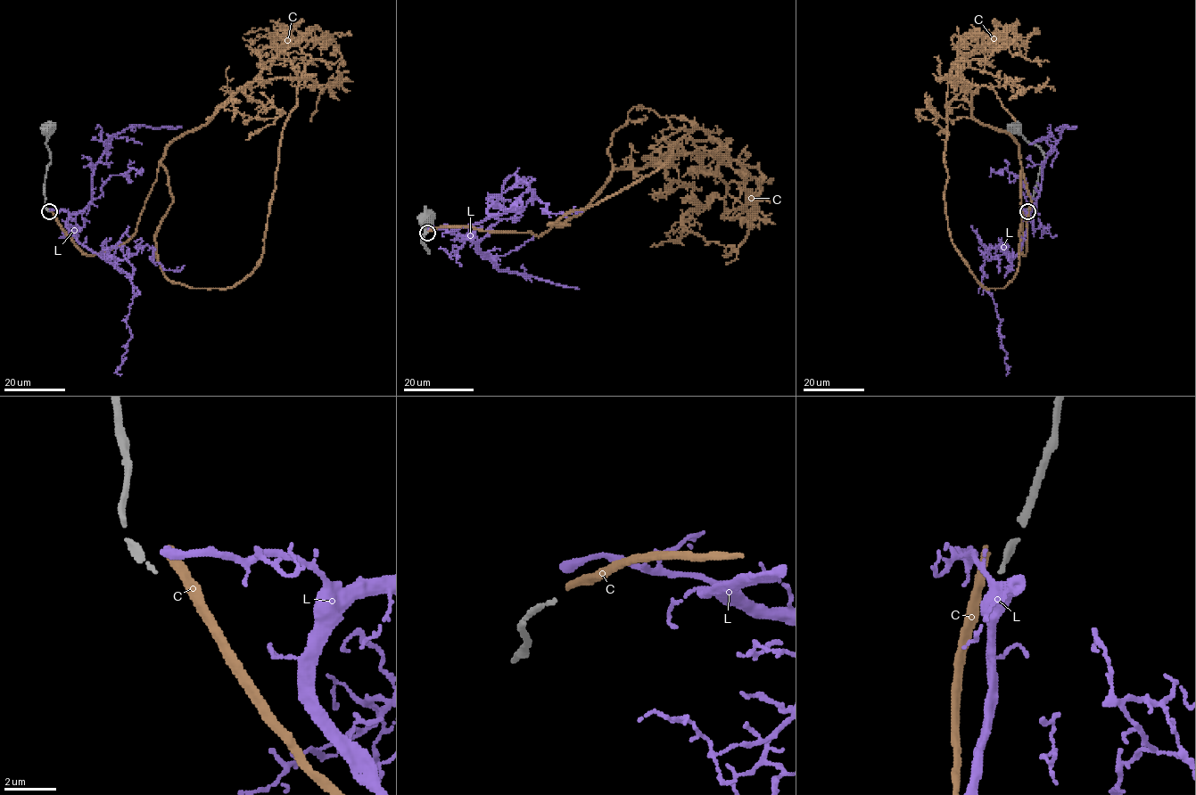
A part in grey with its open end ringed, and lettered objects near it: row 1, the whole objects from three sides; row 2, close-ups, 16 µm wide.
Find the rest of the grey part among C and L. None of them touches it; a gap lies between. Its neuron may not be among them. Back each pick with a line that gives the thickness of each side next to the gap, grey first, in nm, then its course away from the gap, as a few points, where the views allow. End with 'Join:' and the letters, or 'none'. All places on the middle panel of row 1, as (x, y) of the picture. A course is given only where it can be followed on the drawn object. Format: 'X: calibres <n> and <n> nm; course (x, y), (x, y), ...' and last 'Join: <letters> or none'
Join: none

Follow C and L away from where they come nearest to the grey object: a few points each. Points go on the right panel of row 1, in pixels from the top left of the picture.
C: (1026, 209), (1021, 254), (1031, 199), (1020, 147), (973, 117), (966, 86), (936, 77), (1054, 90)
L: (1024, 209), (1020, 249), (985, 259), (982, 267), (981, 282), (1000, 320), (1006, 374)

